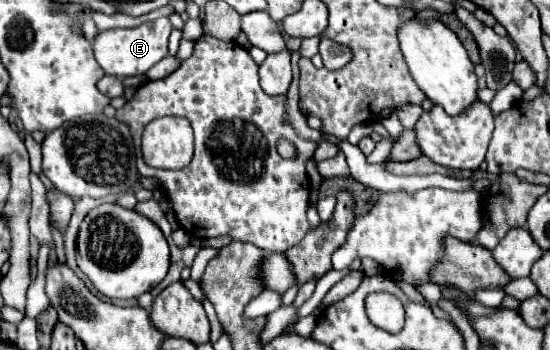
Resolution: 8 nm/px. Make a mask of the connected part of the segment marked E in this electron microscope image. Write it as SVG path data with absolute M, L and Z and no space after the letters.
M158 18L156 22L144 22L136 28L116 28L116 30L100 32L92 42L96 62L106 74L118 78L146 74L156 62L160 62L168 54L170 32L172 32L172 24L168 18Z

